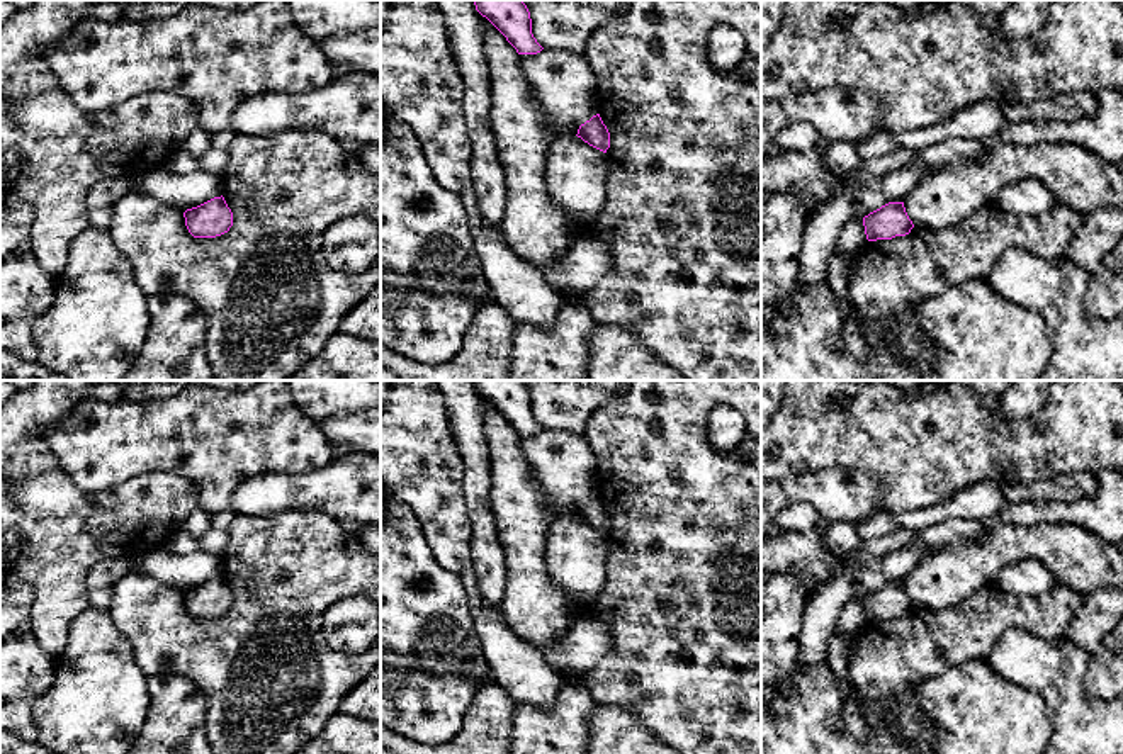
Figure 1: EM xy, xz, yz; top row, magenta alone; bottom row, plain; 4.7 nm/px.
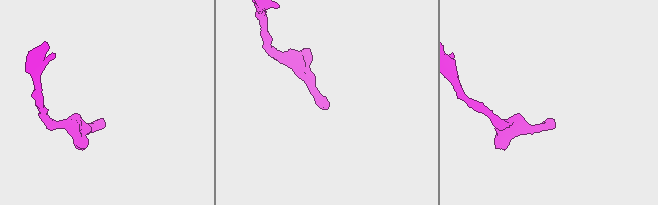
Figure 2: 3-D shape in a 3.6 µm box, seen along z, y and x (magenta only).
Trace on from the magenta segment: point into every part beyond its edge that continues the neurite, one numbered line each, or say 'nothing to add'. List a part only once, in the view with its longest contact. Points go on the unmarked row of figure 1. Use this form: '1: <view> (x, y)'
nothing to add

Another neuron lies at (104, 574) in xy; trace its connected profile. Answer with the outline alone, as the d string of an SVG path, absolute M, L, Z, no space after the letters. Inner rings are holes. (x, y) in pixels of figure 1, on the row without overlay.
M133 559L99 560L87 577L88 603L92 608L109 611L114 584L133 571Z

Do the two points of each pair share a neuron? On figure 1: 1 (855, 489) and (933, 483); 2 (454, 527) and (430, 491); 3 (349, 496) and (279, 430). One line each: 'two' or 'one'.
1: two
2: one
3: two

